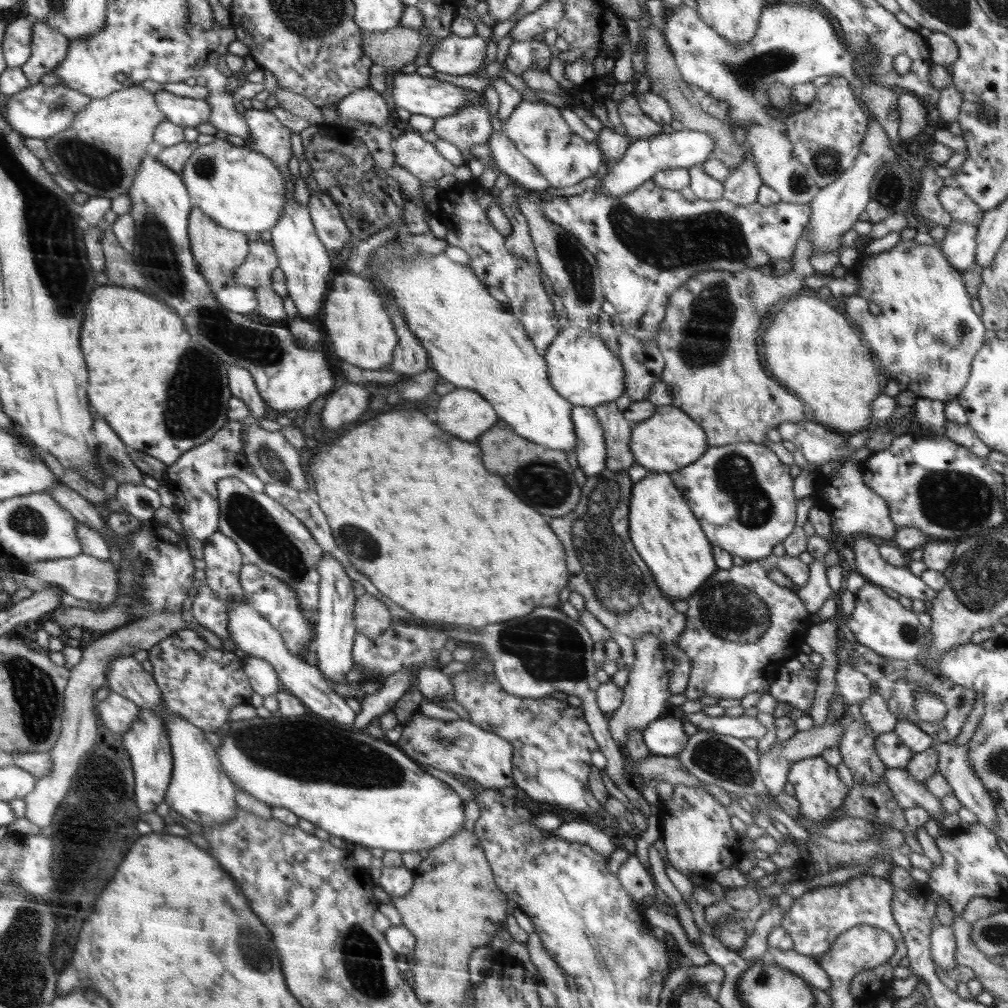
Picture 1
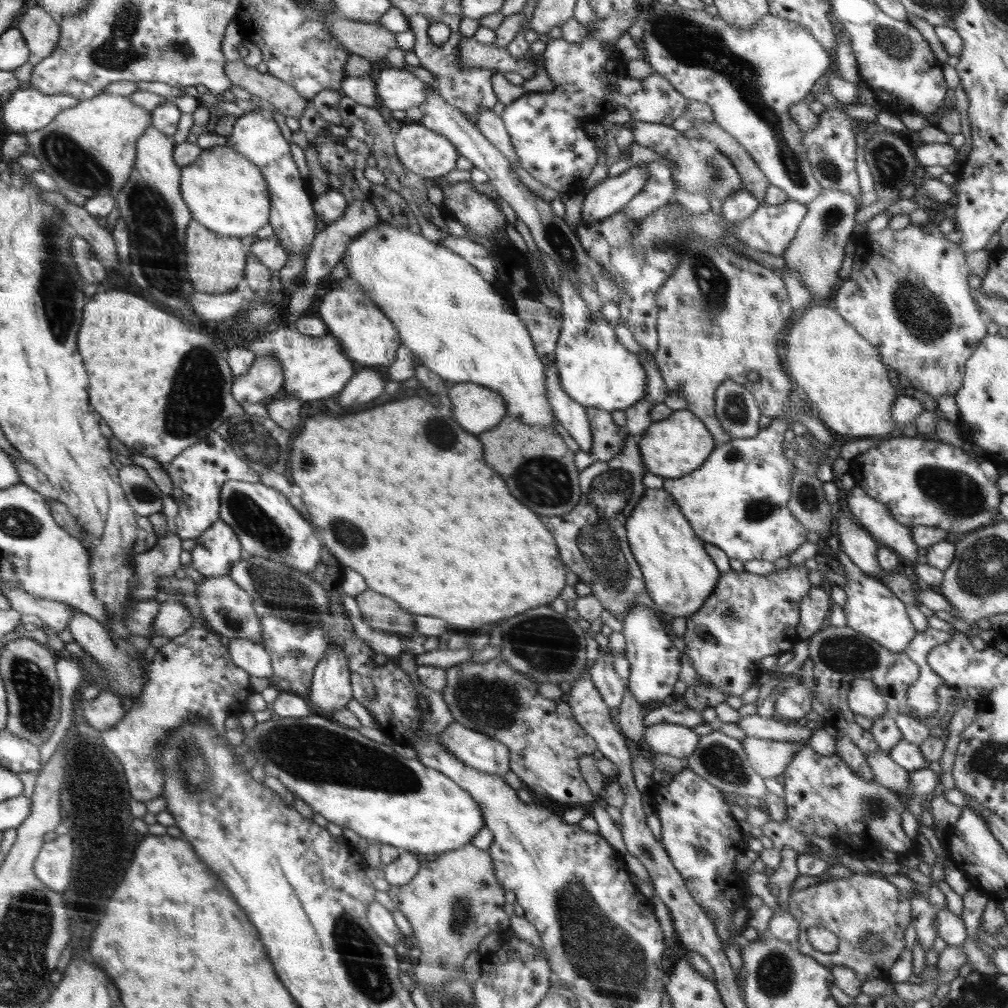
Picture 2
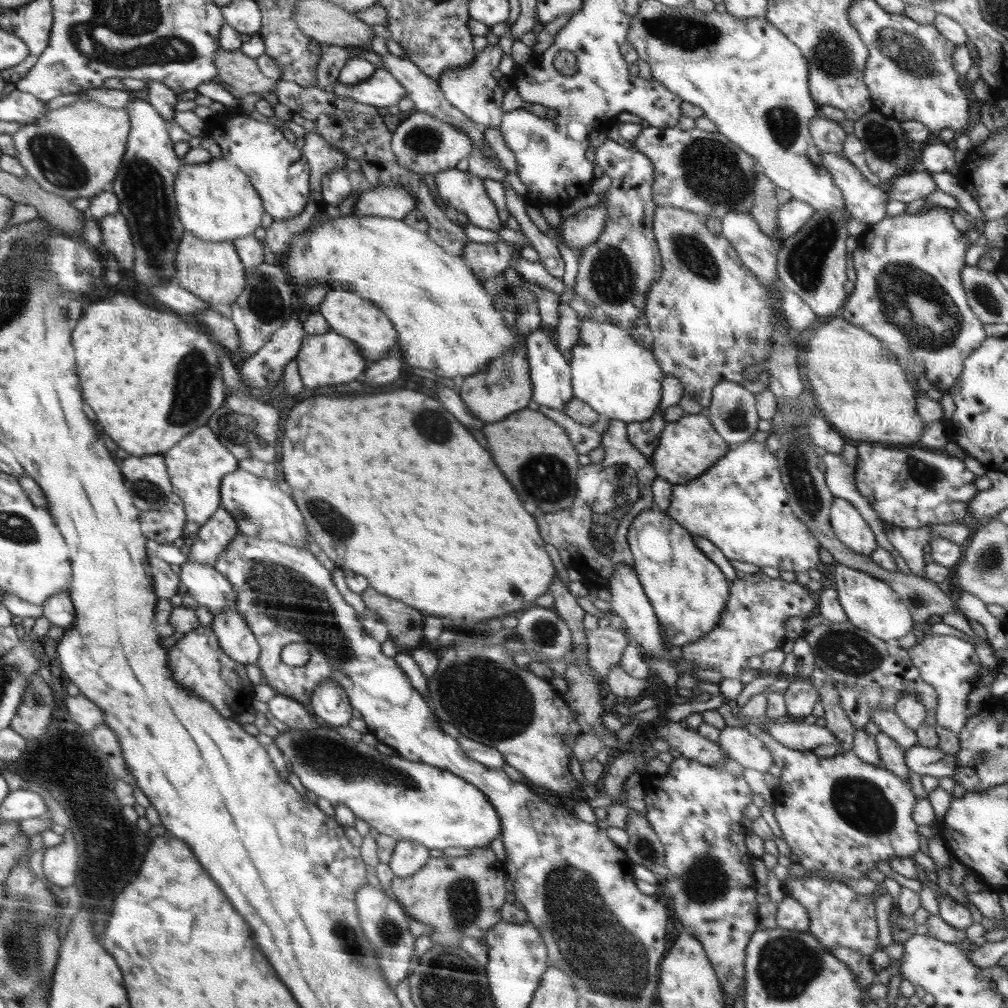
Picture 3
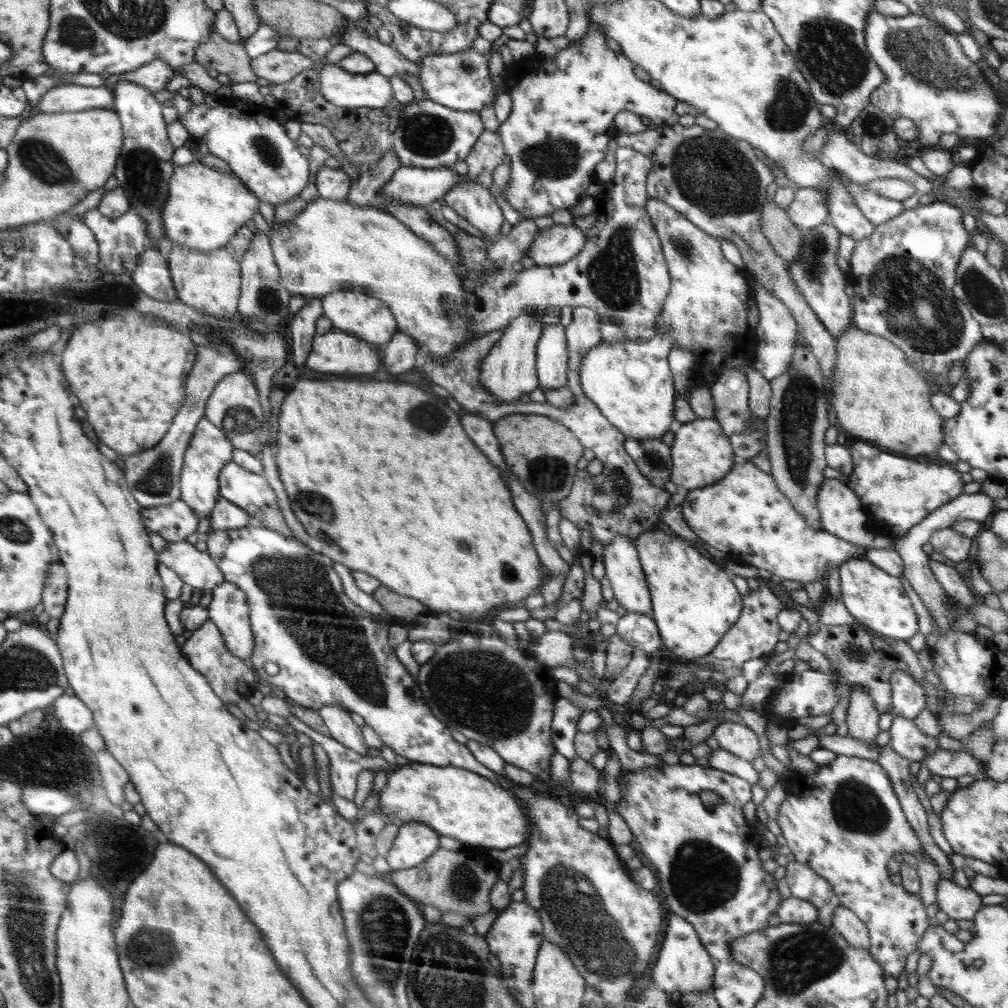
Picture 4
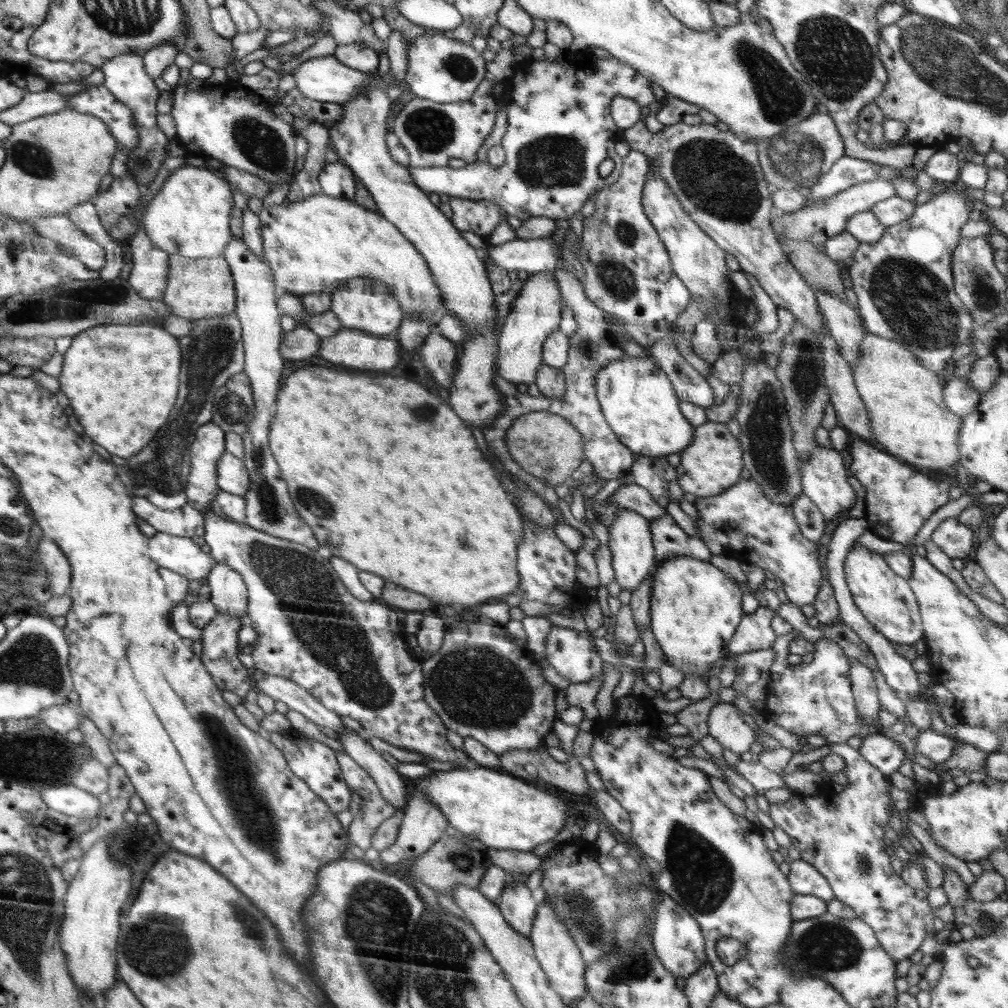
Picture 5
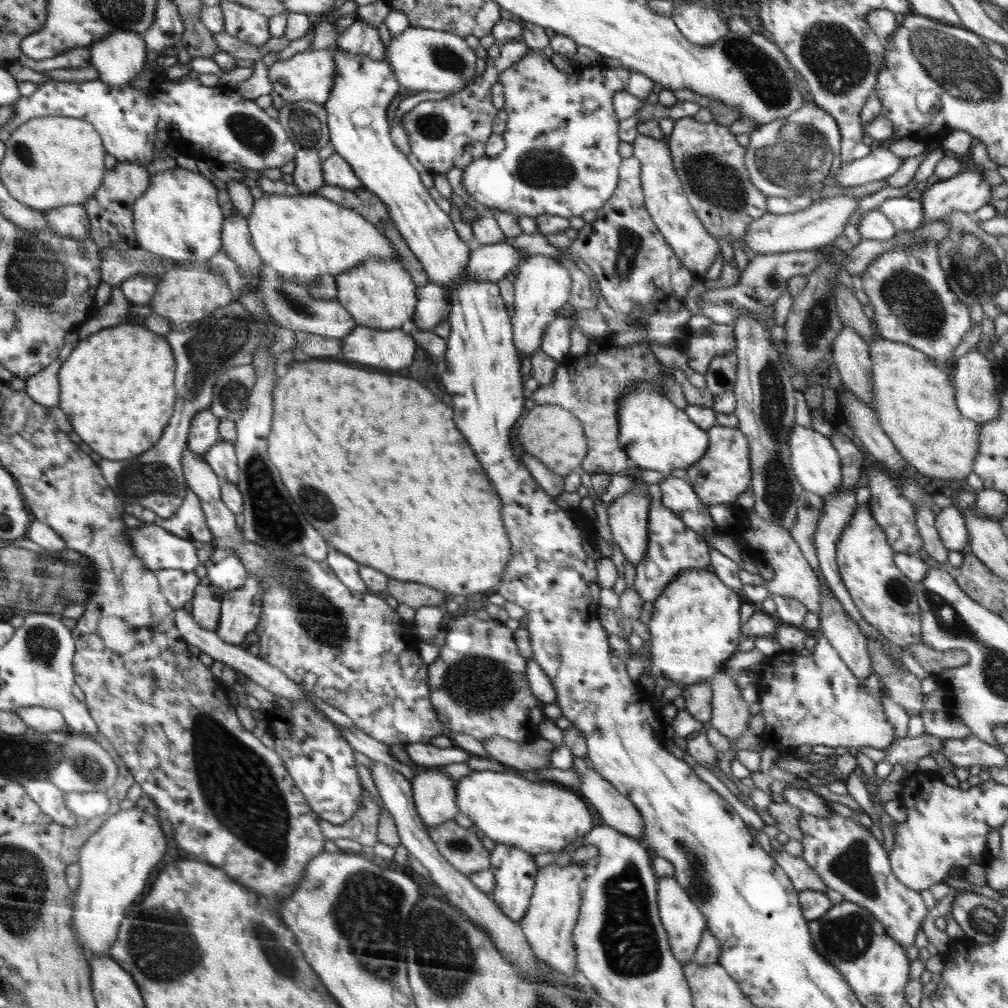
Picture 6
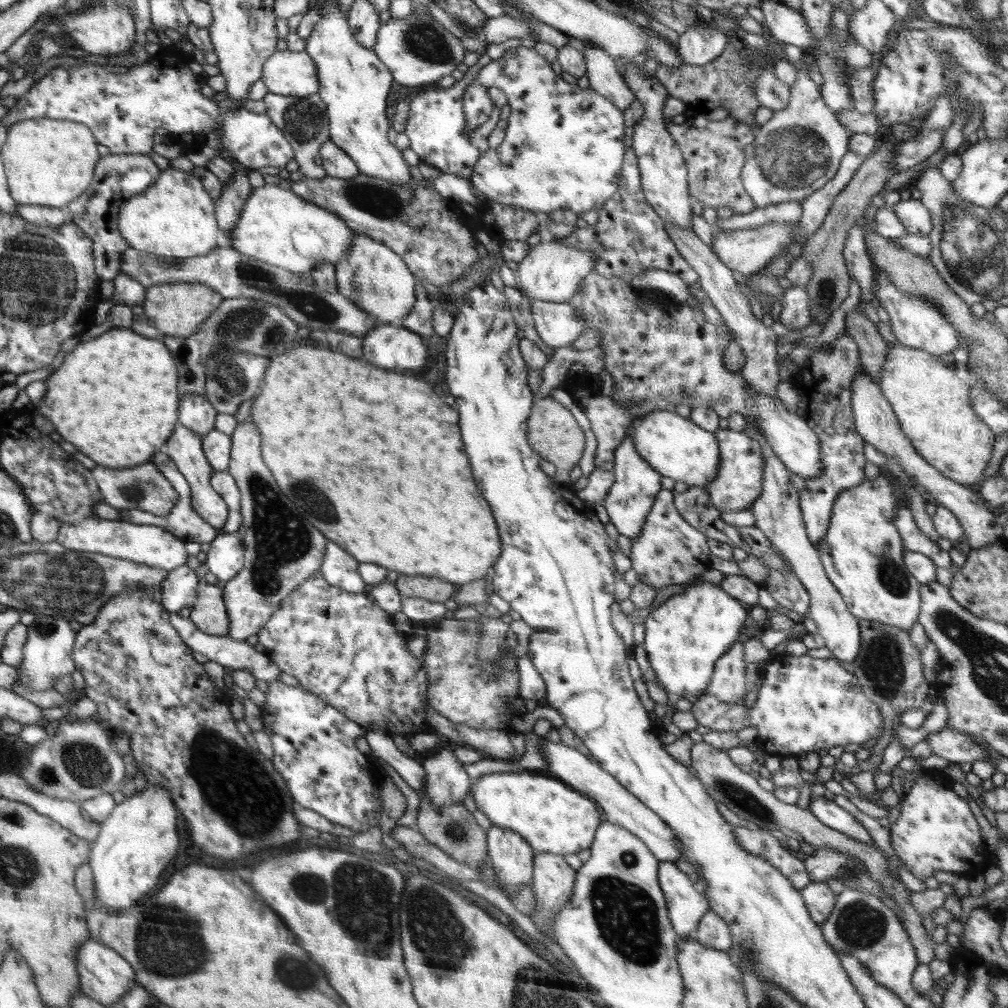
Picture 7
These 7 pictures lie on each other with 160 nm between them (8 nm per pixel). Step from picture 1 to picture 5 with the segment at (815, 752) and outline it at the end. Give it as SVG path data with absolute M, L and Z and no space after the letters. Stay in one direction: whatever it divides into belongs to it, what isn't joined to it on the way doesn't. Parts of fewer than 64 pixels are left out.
M718 702L710 710L707 723L708 735L722 744L724 749L740 756L749 751L756 735L742 720L741 713L734 702Z

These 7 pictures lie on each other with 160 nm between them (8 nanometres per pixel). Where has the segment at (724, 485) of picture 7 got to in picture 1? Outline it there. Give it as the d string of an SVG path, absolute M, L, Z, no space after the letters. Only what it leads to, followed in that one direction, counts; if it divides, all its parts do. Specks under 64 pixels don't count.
M662 405L657 407L649 419L636 423L636 426L631 429L629 447L630 452L634 455L635 464L639 464L652 473L670 474L680 470L680 468L686 468L688 464L694 464L694 461L707 451L709 444L706 433L700 424L696 424L685 412L674 405Z

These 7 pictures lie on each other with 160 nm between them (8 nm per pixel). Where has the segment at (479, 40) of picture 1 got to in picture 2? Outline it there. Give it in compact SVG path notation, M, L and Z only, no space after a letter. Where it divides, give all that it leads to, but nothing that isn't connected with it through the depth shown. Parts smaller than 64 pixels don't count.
M464 37L459 44L459 60L463 62L466 66L469 66L470 68L488 68L492 69L495 72L512 72L516 73L517 75L522 75L525 80L530 80L531 78L534 78L537 72L536 65L534 65L534 62L532 60L526 60L526 59L518 59L514 58L506 49L499 49L492 44L482 44L474 37Z

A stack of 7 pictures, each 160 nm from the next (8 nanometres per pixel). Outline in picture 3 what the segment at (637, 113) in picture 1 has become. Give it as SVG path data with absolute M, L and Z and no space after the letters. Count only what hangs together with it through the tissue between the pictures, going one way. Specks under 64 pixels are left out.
M647 126L640 134L632 140L635 150L645 154L654 165L654 183L652 192L657 207L676 207L695 215L702 216L708 222L709 216L724 219L728 212L740 212L740 214L751 214L754 206L754 188L760 166L755 159L746 154L739 146L736 146L729 138L718 131L710 132L706 128L696 126L691 130L682 130L680 127L658 128Z

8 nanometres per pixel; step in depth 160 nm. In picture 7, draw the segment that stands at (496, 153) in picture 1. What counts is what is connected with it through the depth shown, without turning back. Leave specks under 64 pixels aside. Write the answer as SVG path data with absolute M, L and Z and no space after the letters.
M411 12L406 18L391 18L377 32L373 51L385 63L398 84L422 86L437 83L440 78L450 76L452 70L464 60L464 48L460 39L452 36L442 23L430 14Z

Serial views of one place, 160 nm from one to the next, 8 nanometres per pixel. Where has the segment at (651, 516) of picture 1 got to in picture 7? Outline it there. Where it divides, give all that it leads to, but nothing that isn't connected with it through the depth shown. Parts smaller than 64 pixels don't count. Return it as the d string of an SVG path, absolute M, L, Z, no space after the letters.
M705 580L691 582L684 591L652 609L645 619L643 646L660 688L672 698L706 692L716 661L739 640L746 614L740 601Z

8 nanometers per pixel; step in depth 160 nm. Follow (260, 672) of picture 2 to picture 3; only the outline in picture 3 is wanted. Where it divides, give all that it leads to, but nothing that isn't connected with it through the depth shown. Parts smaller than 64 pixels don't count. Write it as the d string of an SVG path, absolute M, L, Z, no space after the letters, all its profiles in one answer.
M227 606L213 618L212 628L216 631L221 648L238 663L254 665L261 648L249 624L235 606Z

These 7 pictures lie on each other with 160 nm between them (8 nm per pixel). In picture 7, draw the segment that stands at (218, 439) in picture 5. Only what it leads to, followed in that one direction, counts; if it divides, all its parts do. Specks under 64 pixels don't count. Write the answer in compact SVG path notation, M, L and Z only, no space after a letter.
M187 394L182 398L180 422L203 437L215 429L214 423L218 413L205 395Z

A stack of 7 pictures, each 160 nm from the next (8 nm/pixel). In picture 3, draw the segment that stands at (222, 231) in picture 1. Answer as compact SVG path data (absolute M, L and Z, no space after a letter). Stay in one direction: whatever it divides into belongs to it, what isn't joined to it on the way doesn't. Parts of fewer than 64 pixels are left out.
M186 233L177 248L175 282L205 300L210 308L217 304L232 304L245 290L244 262L232 242L212 242Z

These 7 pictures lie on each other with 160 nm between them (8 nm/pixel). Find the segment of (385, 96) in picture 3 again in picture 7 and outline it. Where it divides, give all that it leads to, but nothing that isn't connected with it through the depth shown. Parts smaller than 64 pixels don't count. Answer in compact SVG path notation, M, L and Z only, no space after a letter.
M306 51L275 52L265 60L261 79L269 92L284 96L306 97L321 88L317 65Z

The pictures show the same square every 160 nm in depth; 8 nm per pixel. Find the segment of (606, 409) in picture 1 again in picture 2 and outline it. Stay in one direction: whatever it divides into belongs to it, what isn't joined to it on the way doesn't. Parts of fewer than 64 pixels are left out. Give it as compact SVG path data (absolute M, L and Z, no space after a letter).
M586 407L586 414L593 434L590 454L595 462L606 463L620 454L623 442L630 434L626 428L614 423L611 411Z

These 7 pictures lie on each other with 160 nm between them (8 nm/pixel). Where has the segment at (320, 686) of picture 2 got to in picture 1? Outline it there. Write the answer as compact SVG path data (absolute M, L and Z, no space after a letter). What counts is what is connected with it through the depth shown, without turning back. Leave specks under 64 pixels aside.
M324 552L318 566L320 580L320 606L316 616L316 638L312 640L316 650L321 674L329 684L347 683L346 674L353 669L352 643L354 642L355 622L354 605L356 596L353 593L353 580L347 575L343 564L330 553Z

